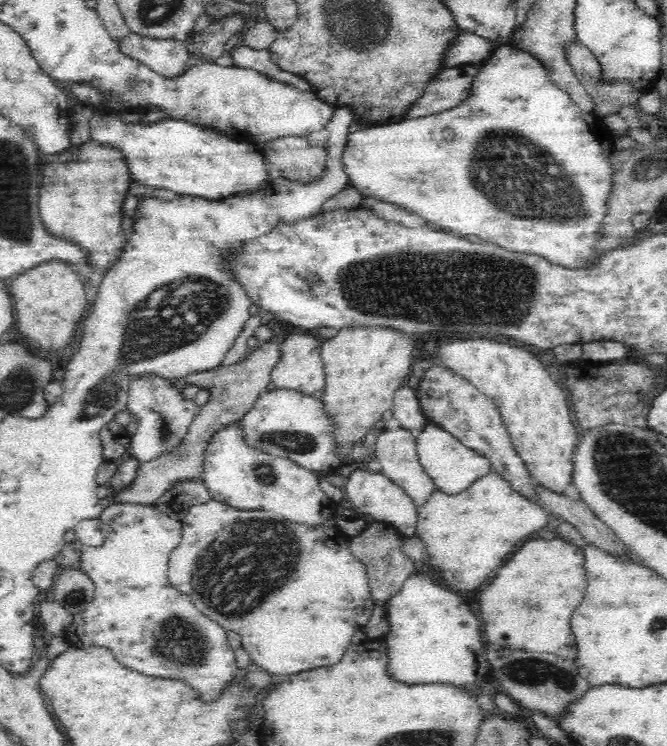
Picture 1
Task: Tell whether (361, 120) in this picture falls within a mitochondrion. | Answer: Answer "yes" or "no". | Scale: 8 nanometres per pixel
no

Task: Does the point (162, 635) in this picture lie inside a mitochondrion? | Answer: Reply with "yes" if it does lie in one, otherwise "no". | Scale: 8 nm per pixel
yes

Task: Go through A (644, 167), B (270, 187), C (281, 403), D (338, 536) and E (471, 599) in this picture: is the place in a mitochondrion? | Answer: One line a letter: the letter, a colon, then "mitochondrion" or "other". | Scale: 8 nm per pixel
A: mitochondrion
B: other
C: other
D: other
E: other

